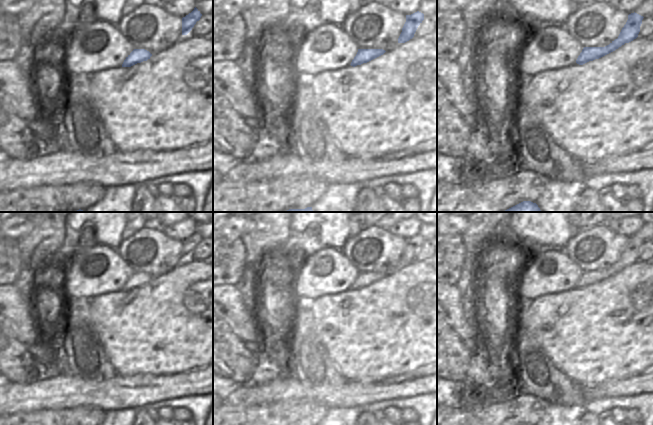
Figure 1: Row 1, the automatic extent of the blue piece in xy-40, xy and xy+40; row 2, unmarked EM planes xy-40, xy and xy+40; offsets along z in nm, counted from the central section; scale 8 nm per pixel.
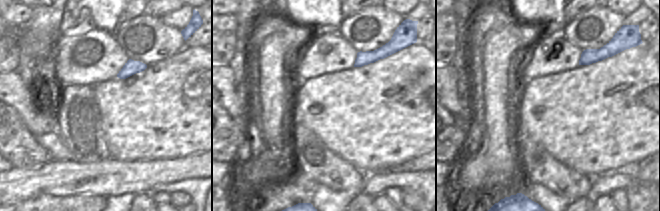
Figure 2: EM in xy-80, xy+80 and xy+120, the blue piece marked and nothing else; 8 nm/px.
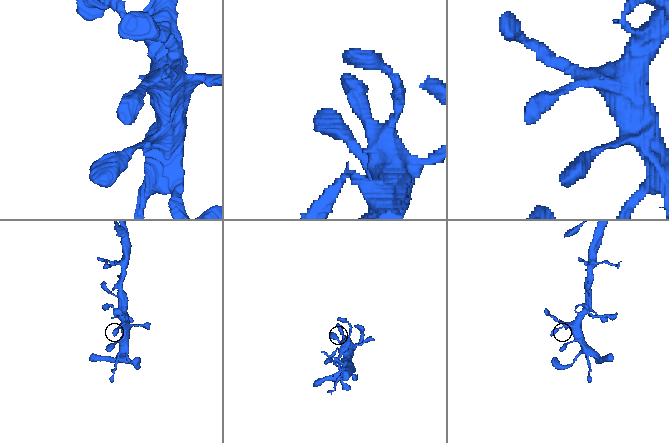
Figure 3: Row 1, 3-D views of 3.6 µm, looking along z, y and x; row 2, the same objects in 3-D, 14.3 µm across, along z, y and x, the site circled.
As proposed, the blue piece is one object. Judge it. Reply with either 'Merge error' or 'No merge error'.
No merge error.

